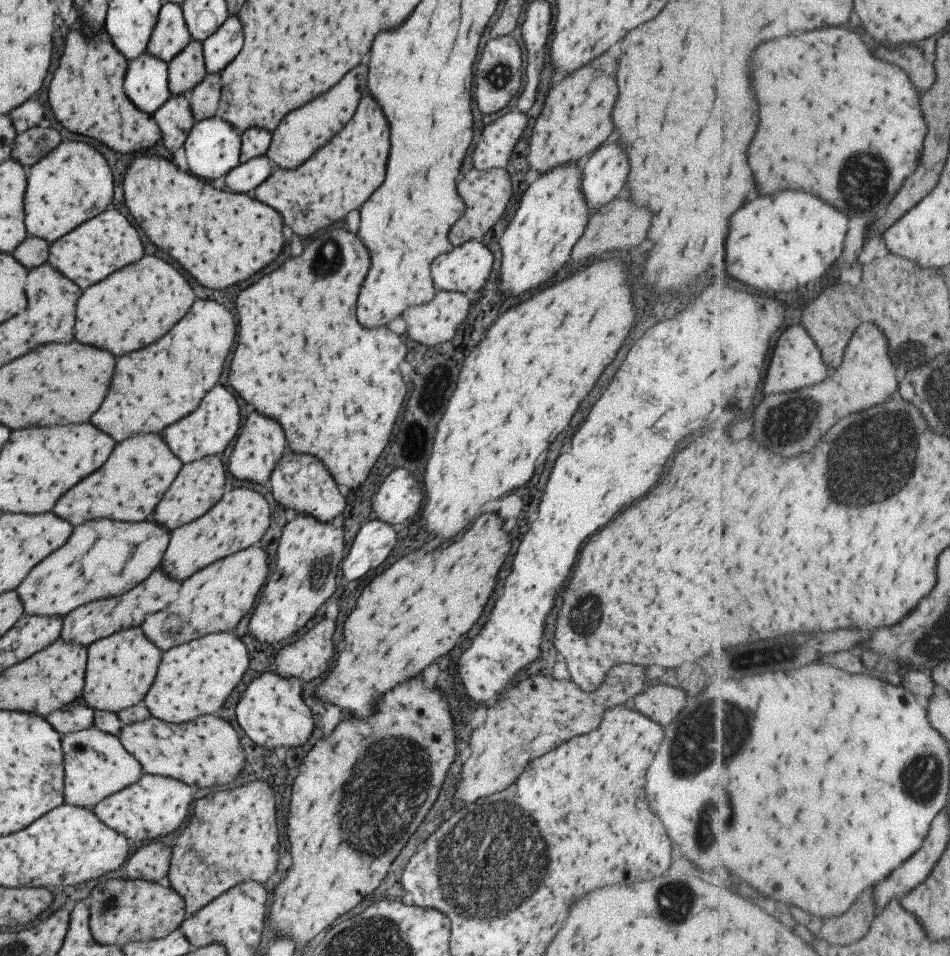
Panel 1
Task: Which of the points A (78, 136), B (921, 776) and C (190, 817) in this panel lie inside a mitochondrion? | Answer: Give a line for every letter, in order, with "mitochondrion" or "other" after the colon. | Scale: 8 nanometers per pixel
A: other
B: mitochondrion
C: other

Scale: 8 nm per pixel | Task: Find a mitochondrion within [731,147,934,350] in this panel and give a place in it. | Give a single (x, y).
(876, 183)

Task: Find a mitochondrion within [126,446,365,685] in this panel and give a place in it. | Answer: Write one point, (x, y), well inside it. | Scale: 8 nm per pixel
(319, 571)

